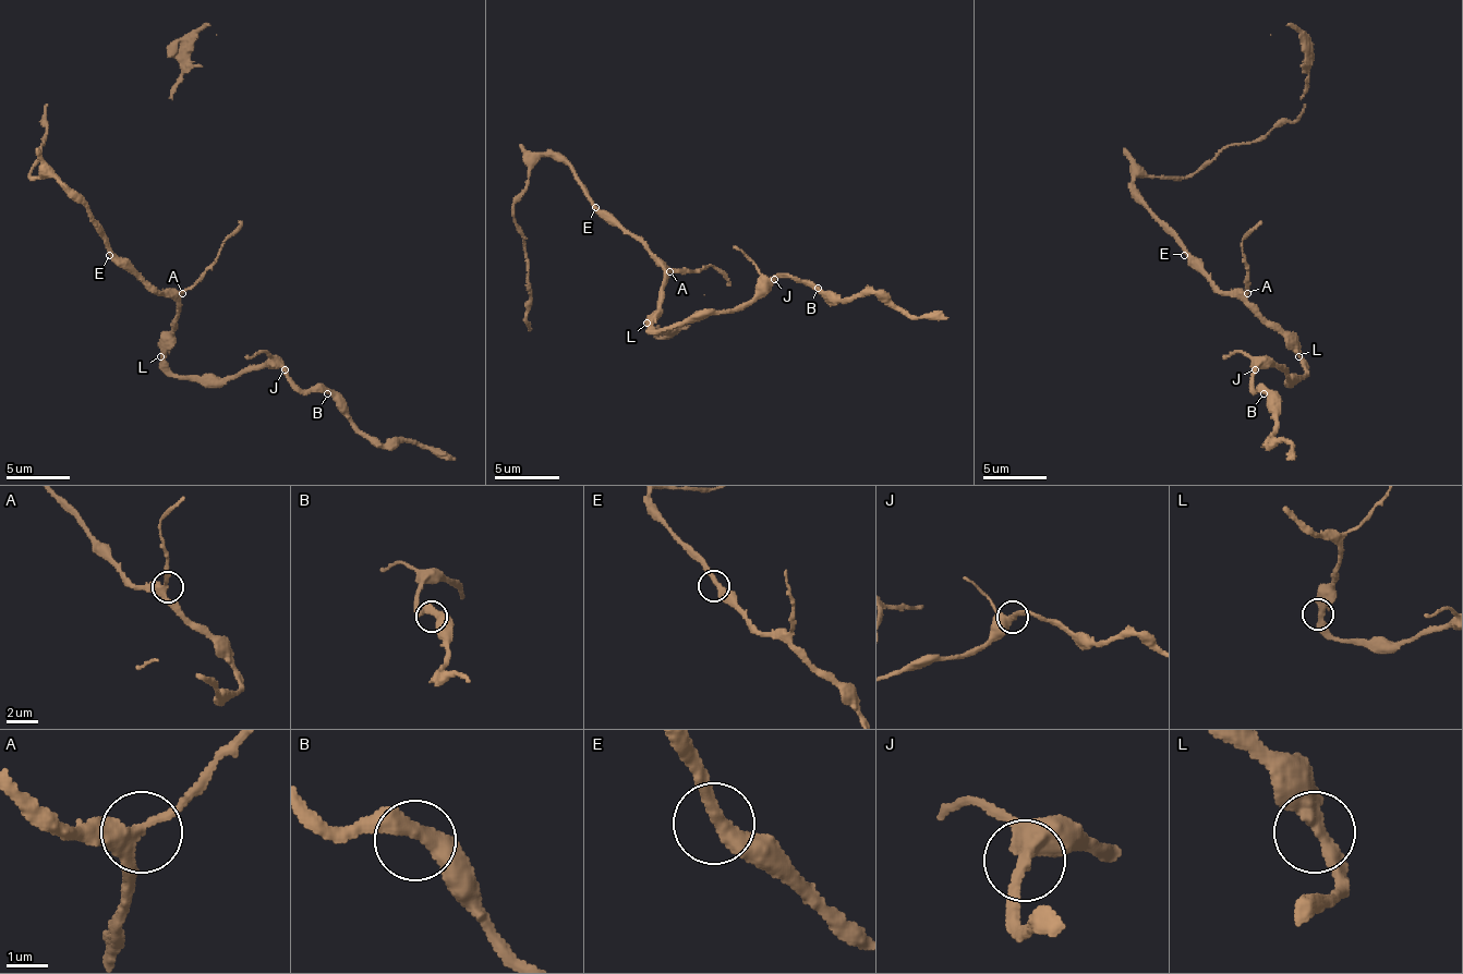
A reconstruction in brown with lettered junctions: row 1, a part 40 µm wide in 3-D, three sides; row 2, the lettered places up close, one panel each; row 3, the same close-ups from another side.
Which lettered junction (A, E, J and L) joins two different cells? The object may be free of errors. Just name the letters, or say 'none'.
none

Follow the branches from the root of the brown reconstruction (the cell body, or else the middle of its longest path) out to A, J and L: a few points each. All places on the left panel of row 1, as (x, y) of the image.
A: (112, 252), (160, 293), (182, 293)
J: (112, 252), (176, 302), (172, 347), (164, 358), (176, 375), (236, 378), (265, 365), (283, 368)
L: (112, 252), (157, 293), (167, 293), (176, 302), (172, 343), (160, 356)

